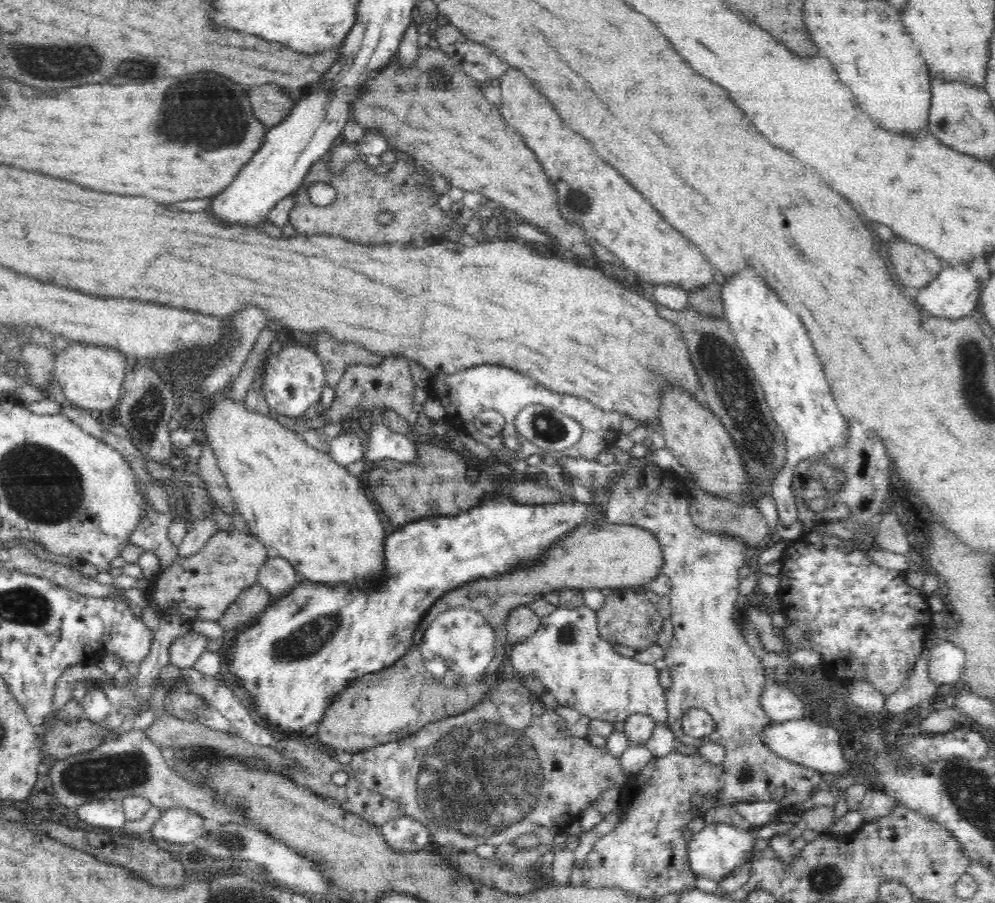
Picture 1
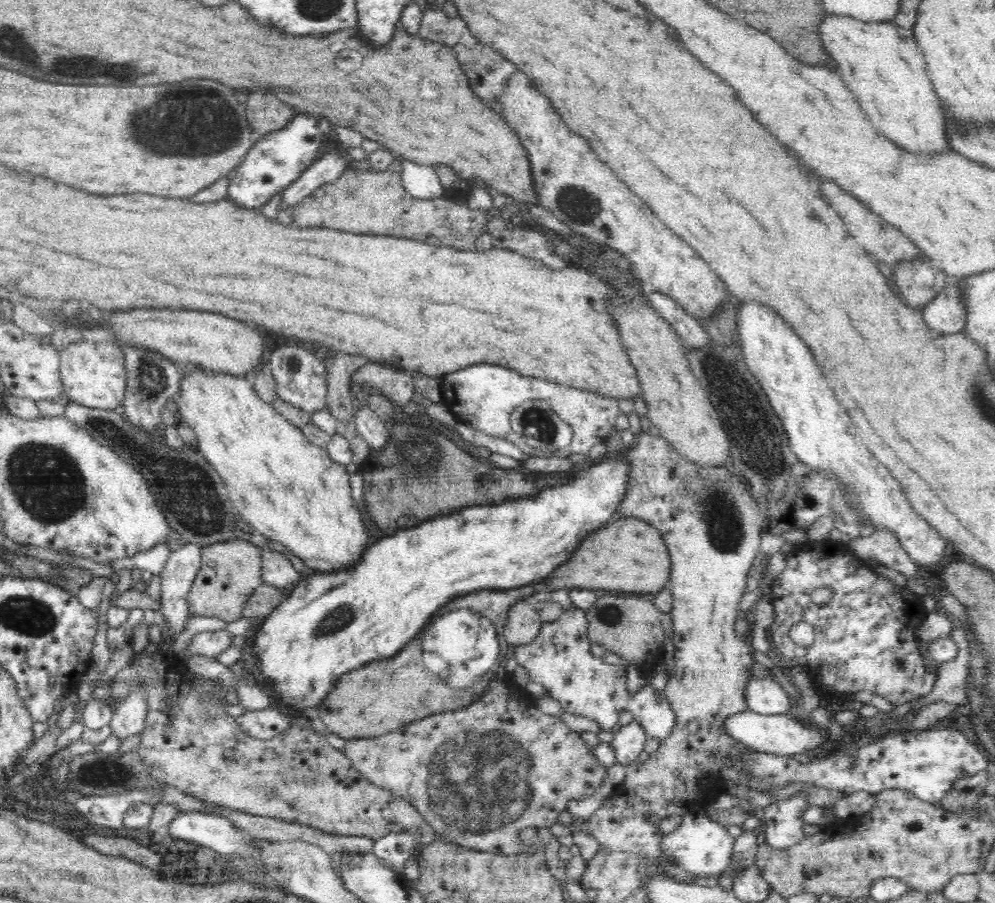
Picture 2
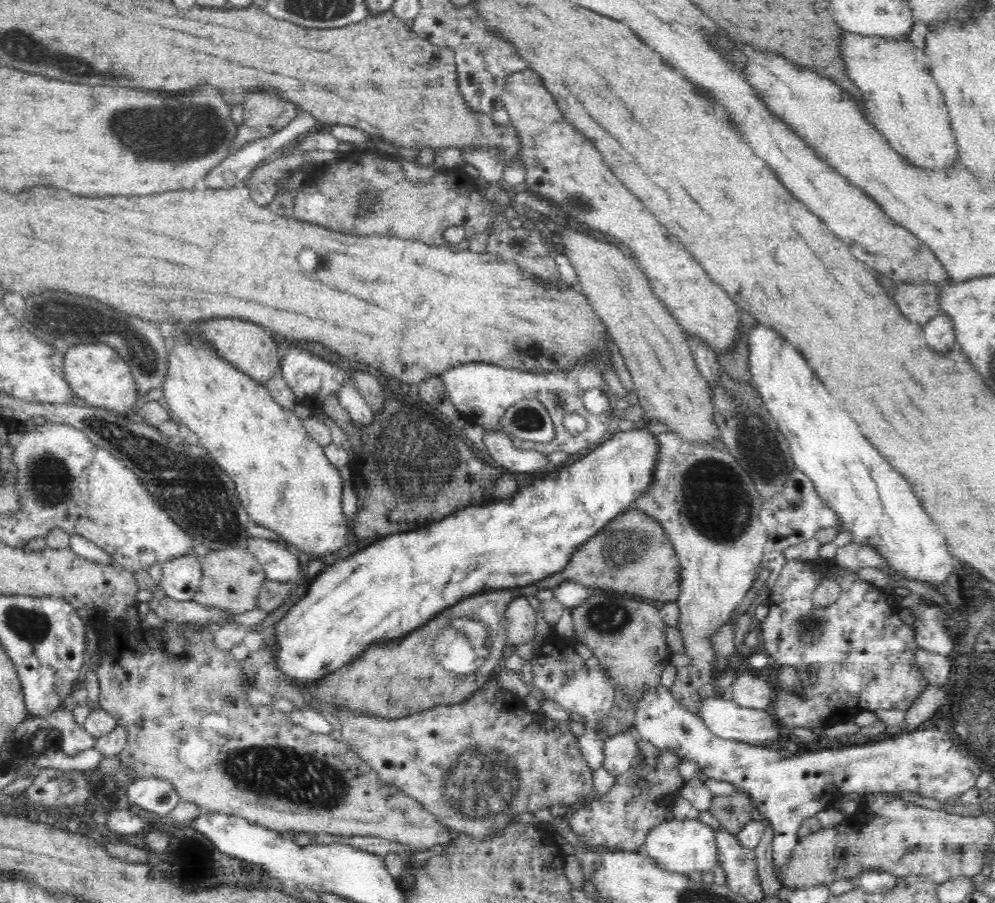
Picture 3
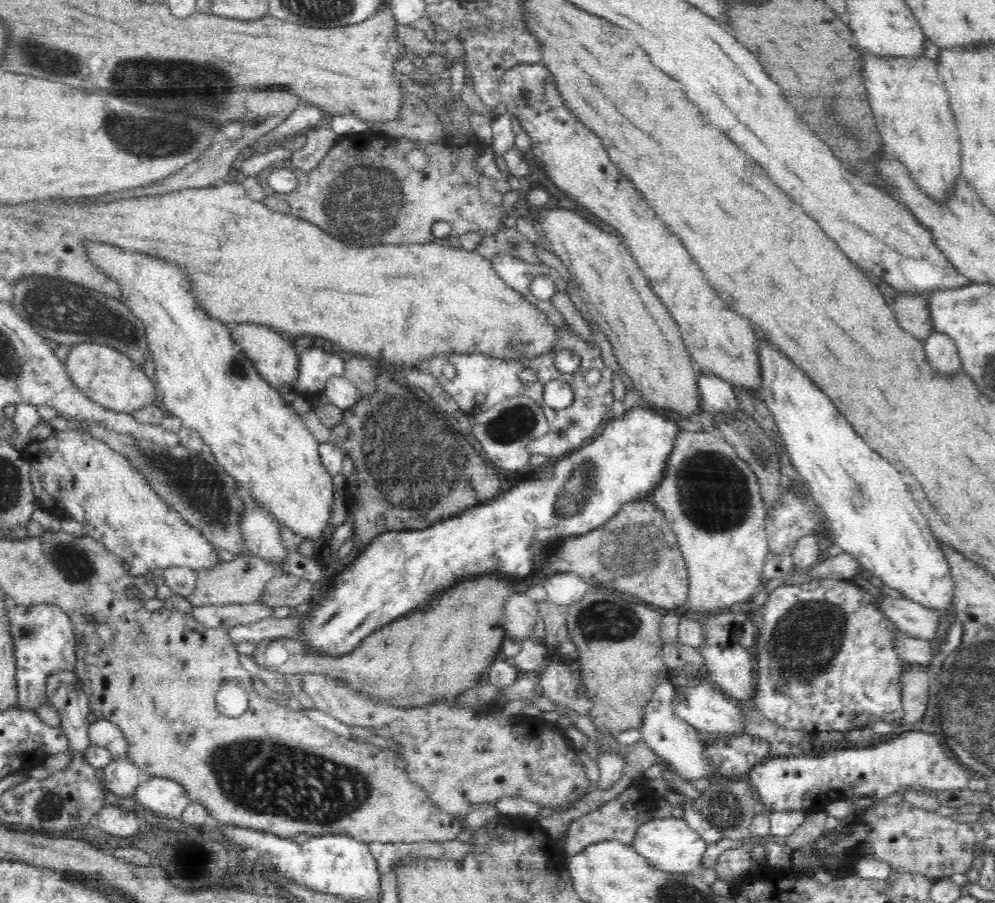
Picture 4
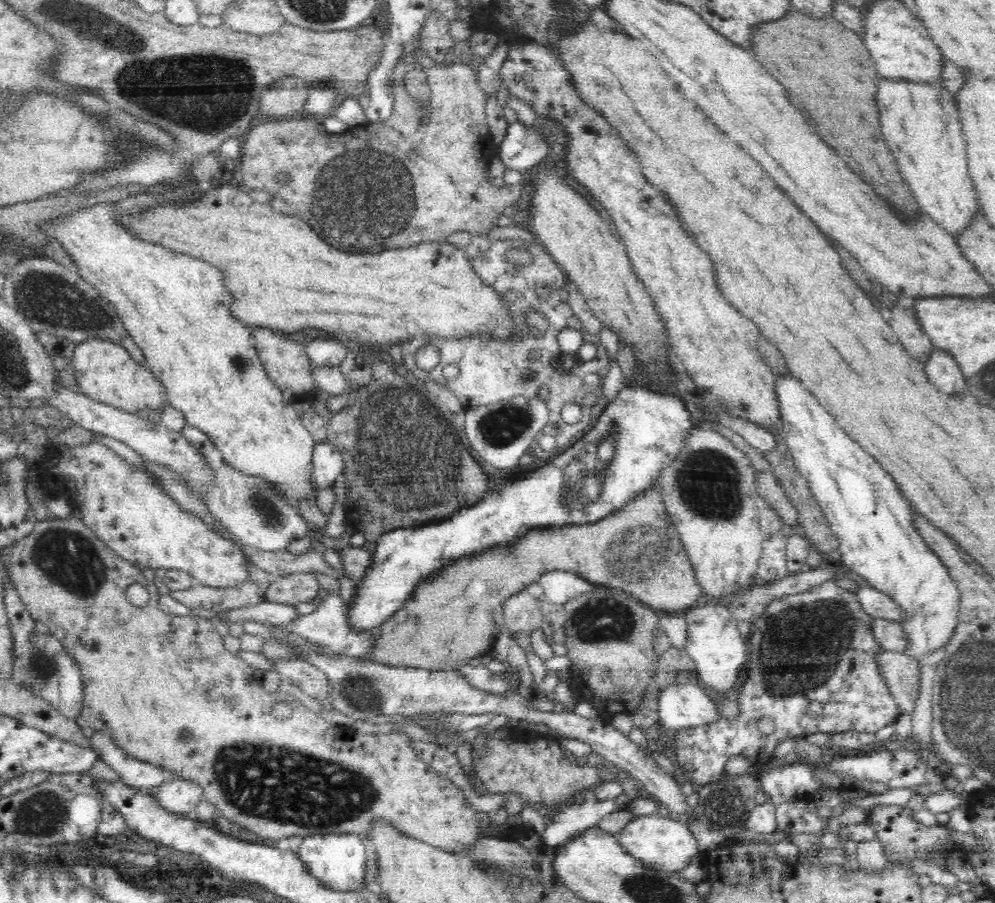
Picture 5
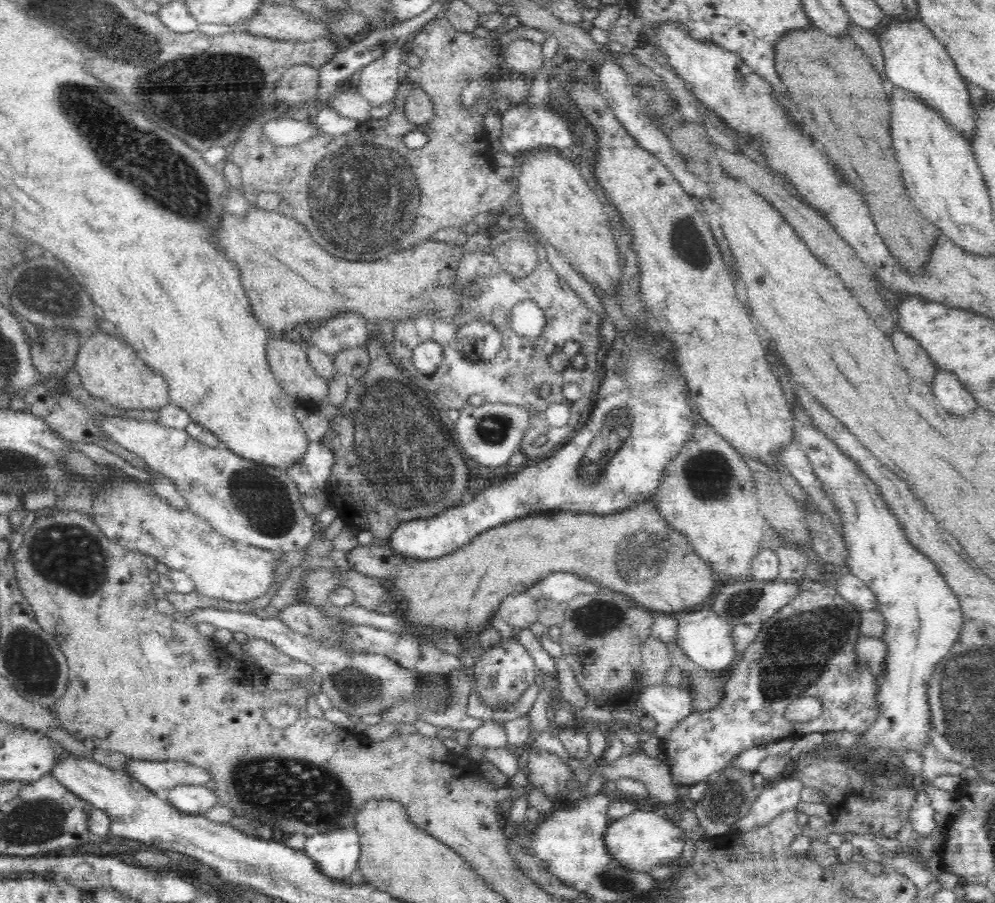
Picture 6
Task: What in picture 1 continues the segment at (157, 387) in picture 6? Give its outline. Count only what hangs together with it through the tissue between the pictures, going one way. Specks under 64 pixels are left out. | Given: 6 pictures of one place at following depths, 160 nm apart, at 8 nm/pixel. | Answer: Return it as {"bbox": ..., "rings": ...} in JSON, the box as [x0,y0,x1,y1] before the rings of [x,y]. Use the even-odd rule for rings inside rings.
{"bbox":[54,342,130,415],"rings":[[[70,342],[54,360],[54,376],[72,406],[96,415],[102,410],[117,406],[130,363],[130,358],[119,350],[107,346]]]}

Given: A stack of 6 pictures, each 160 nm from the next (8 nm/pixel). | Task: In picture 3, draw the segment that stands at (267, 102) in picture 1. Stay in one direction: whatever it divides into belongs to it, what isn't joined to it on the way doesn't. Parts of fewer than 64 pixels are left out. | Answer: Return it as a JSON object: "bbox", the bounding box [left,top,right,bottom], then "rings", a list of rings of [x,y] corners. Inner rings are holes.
{"bbox":[228,94,298,155],"rings":[[[248,94],[244,102],[244,120],[238,127],[233,146],[228,149],[228,155],[235,153],[242,145],[266,138],[282,128],[286,128],[298,110],[292,102],[274,98],[270,94]]]}

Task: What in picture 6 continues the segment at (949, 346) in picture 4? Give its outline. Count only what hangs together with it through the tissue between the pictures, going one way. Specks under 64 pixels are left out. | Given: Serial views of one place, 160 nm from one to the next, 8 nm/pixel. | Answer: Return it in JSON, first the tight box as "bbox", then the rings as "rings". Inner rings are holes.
{"bbox":[934,370,978,416],"rings":[[[942,370],[934,378],[934,394],[936,398],[940,398],[938,404],[956,416],[964,416],[978,408],[972,394],[964,390],[964,386],[956,380],[956,376]]]}

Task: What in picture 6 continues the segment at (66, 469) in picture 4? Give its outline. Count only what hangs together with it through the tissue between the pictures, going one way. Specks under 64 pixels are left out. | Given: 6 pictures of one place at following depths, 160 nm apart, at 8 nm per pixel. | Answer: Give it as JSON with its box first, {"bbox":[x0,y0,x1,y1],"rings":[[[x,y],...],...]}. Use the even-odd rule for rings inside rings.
{"bbox":[90,474,282,603],"rings":[[[113,474],[110,485],[98,490],[92,488],[92,500],[90,516],[111,542],[152,556],[169,569],[182,571],[195,582],[195,591],[202,595],[232,603],[252,603],[268,594],[274,584],[282,553],[229,540],[199,514],[170,507],[152,487],[144,487],[132,477]]]}

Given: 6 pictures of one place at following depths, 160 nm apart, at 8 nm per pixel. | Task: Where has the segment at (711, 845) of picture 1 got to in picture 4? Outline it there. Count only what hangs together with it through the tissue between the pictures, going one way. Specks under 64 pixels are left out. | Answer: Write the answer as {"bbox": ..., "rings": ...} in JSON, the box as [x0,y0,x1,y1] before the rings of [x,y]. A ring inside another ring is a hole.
{"bbox":[631,818,707,873],"rings":[[[655,818],[642,824],[631,842],[635,851],[648,862],[664,872],[679,873],[691,871],[696,873],[704,858],[707,842],[681,818]]]}

